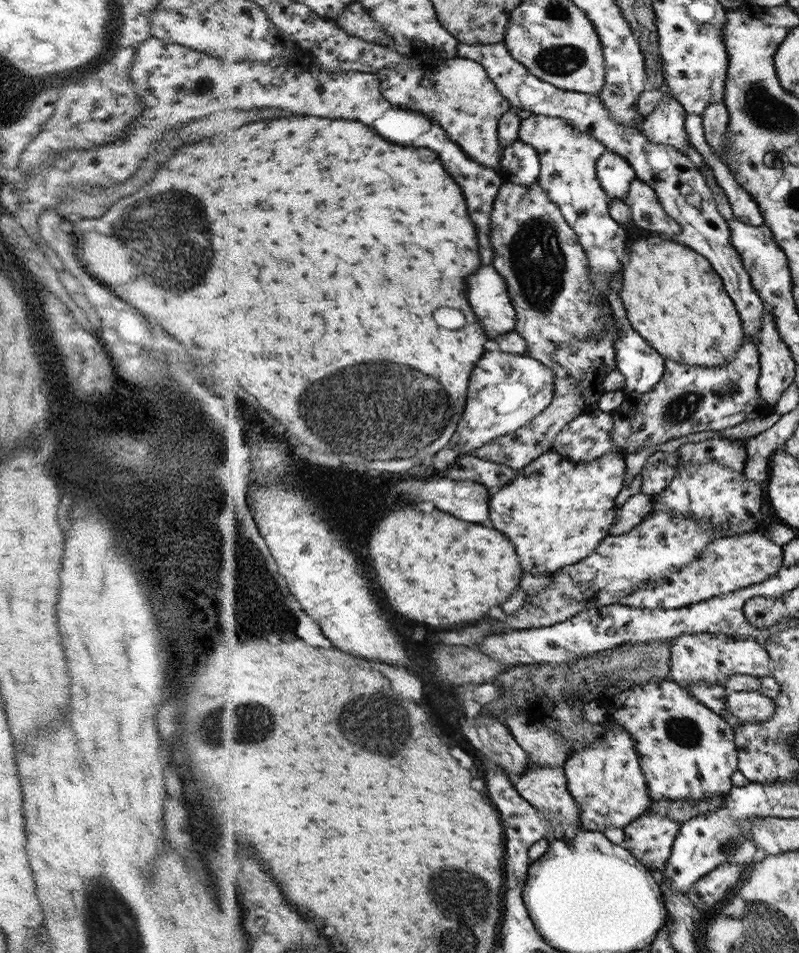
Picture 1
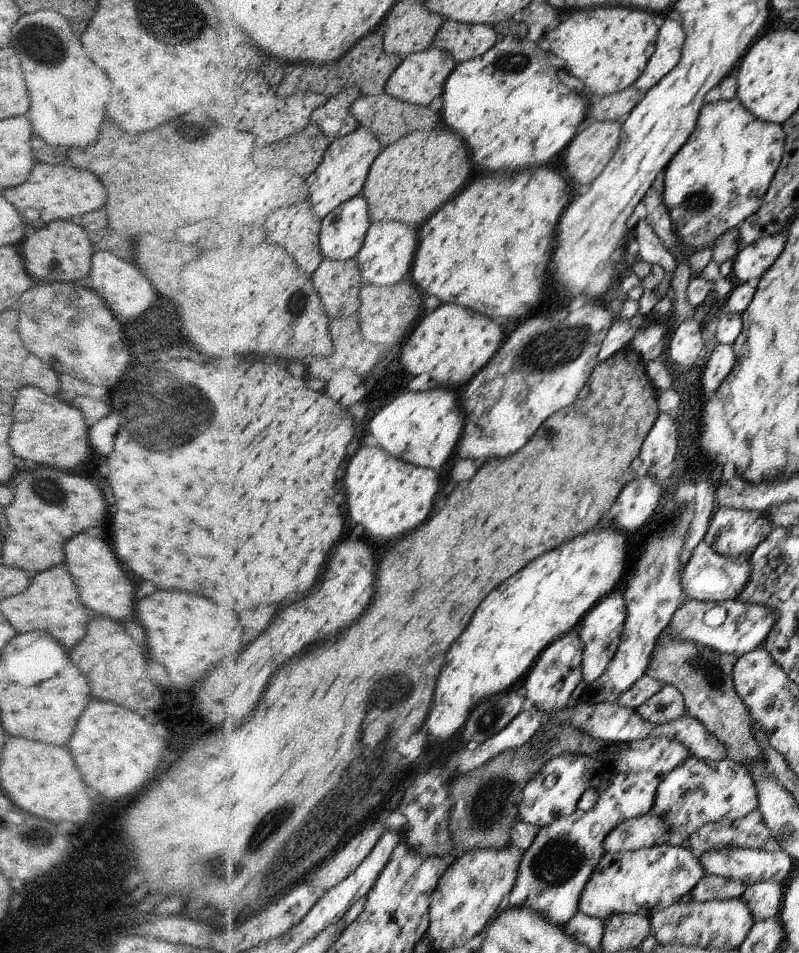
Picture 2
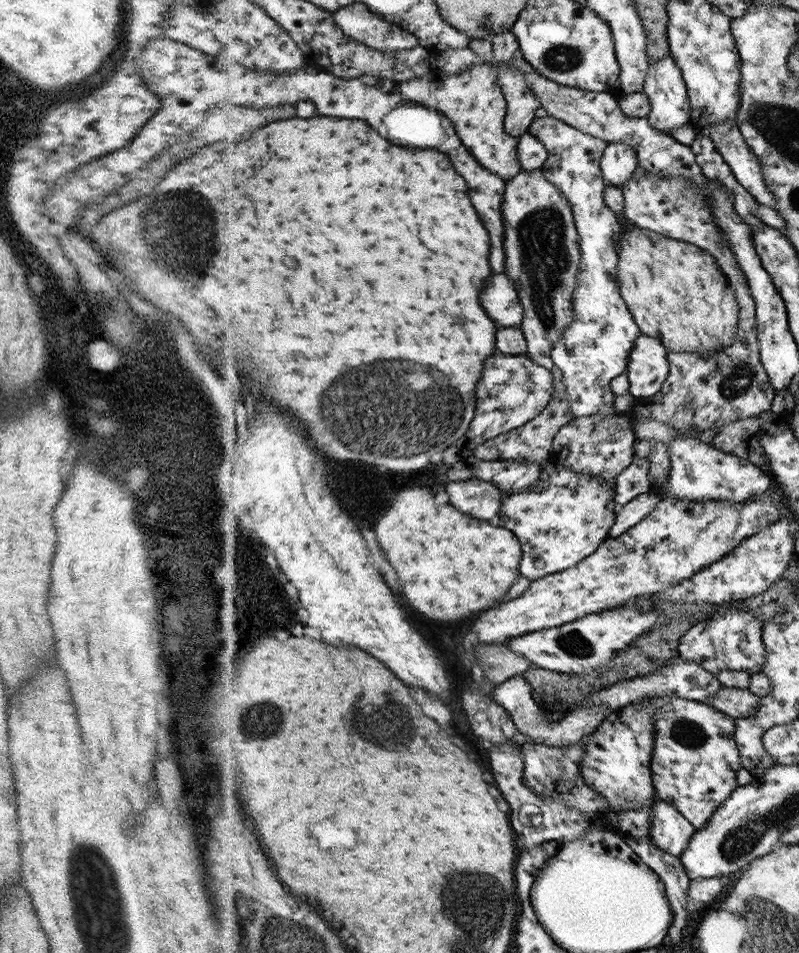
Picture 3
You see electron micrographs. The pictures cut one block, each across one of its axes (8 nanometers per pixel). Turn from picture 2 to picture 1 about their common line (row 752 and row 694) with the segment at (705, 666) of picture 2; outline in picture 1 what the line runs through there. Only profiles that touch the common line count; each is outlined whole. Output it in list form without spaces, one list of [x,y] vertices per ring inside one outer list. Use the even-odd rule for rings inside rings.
[[[759,691],[727,693],[725,701],[730,713],[752,724],[770,720],[776,708],[773,699]]]

